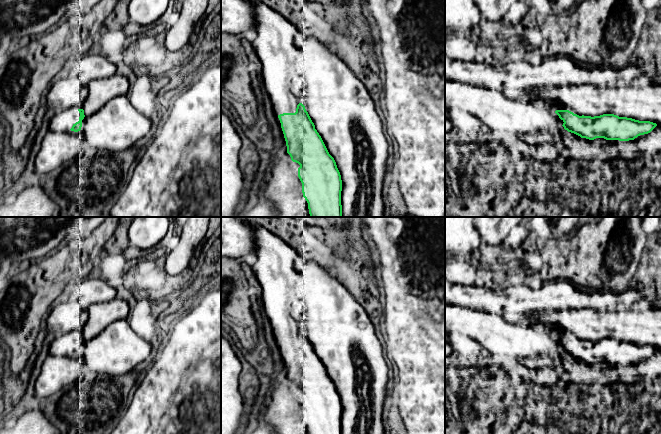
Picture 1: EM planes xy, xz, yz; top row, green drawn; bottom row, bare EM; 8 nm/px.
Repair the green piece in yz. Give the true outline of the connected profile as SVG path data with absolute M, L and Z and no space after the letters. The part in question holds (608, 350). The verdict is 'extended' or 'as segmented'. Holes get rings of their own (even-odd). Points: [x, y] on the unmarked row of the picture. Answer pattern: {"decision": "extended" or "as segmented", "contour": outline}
{"decision": "extended", "contour": "M550 328L548 333L557 344L561 356L567 354L575 362L584 365L597 365L599 363L634 364L640 359L650 357L657 350L656 347L650 345L639 345L614 338L584 340L563 331L558 334L554 328Z"}

